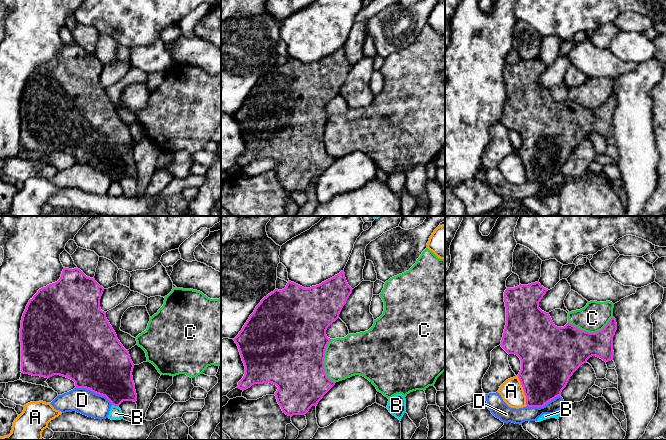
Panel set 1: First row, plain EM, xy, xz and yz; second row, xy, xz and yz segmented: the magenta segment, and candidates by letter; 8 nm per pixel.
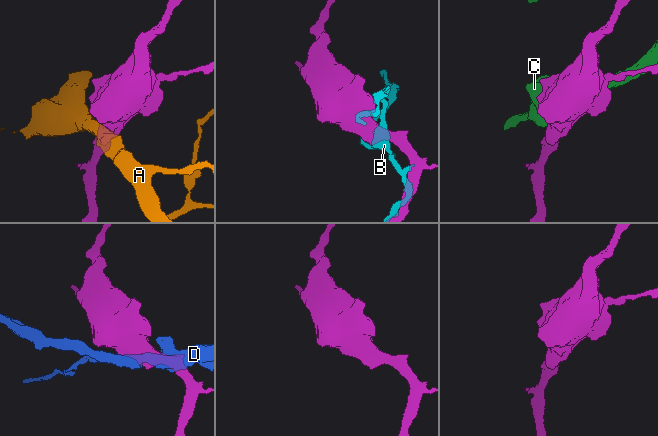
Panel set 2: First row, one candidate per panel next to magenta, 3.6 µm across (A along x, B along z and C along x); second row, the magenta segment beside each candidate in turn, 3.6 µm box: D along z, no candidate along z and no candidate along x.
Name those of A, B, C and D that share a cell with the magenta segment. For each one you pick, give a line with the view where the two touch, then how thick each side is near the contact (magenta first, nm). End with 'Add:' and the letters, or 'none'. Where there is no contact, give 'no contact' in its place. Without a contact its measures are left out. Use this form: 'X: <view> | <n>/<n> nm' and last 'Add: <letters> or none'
C: yz | 360/220 nm
Add: C

